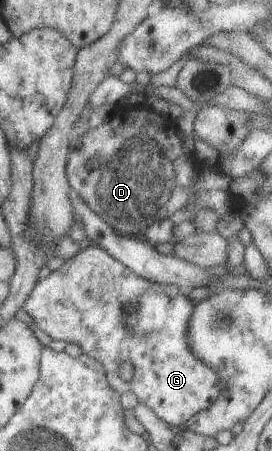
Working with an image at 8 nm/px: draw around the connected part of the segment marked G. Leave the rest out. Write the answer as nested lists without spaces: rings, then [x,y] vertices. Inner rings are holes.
[[[87,244],[83,251],[79,251],[79,255],[67,259],[59,269],[50,271],[47,277],[38,280],[29,291],[27,299],[23,301],[22,309],[45,335],[65,343],[75,343],[89,357],[100,362],[108,384],[118,394],[131,391],[141,404],[153,411],[153,415],[160,422],[183,427],[189,417],[193,417],[219,397],[221,389],[225,387],[225,381],[211,365],[199,361],[189,349],[187,327],[196,303],[184,294],[187,289],[173,286],[175,295],[169,299],[167,305],[167,299],[159,295],[159,286],[160,284],[154,284],[135,275],[104,249]],[[127,297],[133,297],[133,301],[130,300],[133,307],[131,313],[123,315],[121,305],[123,301],[127,301]],[[125,359],[133,369],[133,376],[129,381],[122,380],[118,375],[117,363]]]

